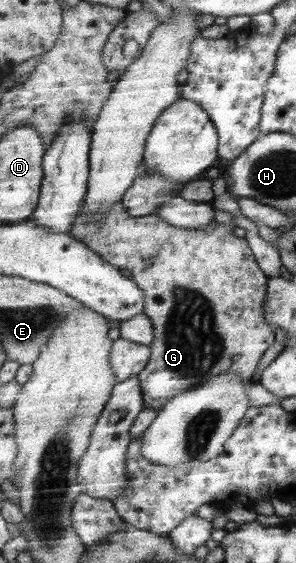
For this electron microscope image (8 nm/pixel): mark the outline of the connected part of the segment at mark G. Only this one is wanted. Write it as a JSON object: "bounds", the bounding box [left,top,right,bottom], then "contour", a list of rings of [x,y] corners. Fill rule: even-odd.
{"bounds":[69,201,275,411],"contour":[[[122,201],[112,207],[104,219],[94,219],[92,223],[88,223],[86,211],[82,210],[69,234],[87,244],[115,267],[128,269],[145,292],[145,315],[155,327],[155,340],[150,346],[151,361],[138,376],[146,406],[161,411],[165,403],[176,395],[219,377],[225,371],[235,371],[250,386],[263,353],[275,343],[275,339],[274,327],[265,321],[269,276],[257,263],[248,239],[233,234],[237,225],[212,223],[201,229],[180,228],[159,214],[135,217]],[[93,222],[99,222],[102,229],[88,231],[88,225]]]}

